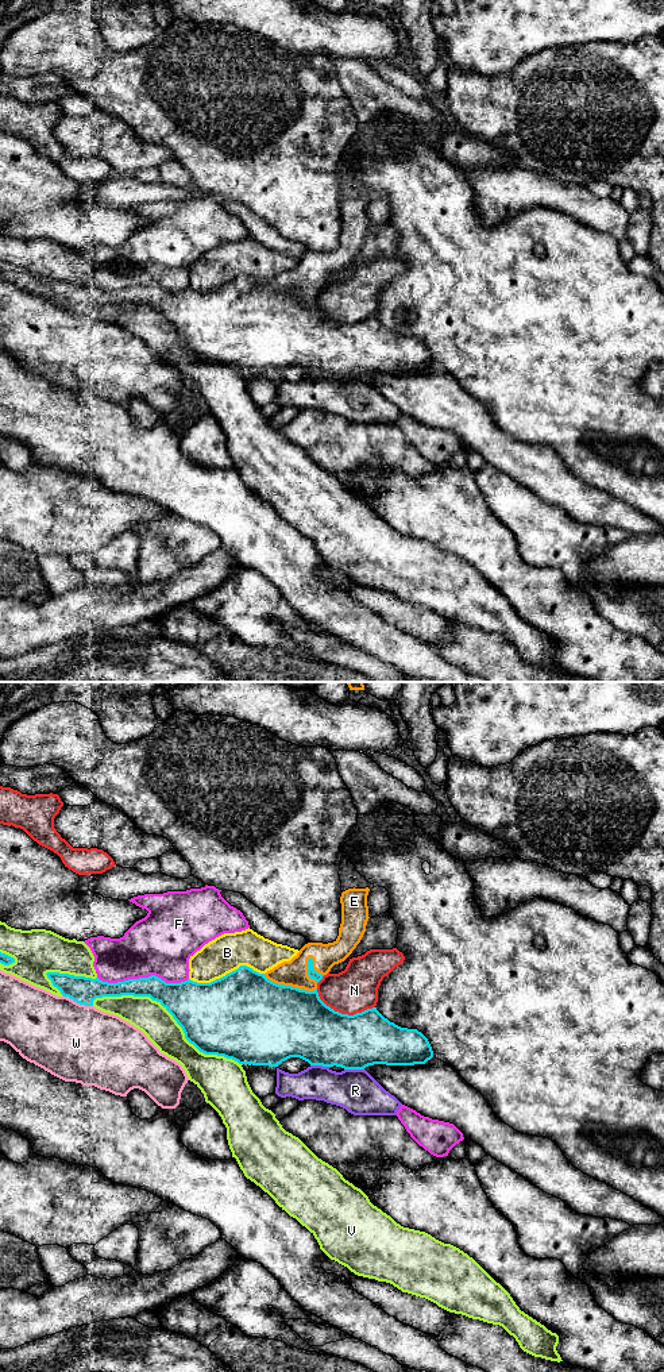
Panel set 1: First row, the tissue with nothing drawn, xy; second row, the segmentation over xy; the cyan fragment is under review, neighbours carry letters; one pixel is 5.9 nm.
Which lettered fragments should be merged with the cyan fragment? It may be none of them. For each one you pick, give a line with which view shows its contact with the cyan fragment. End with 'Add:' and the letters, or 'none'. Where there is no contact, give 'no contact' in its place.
E: meets cyan in xy
Add: E

